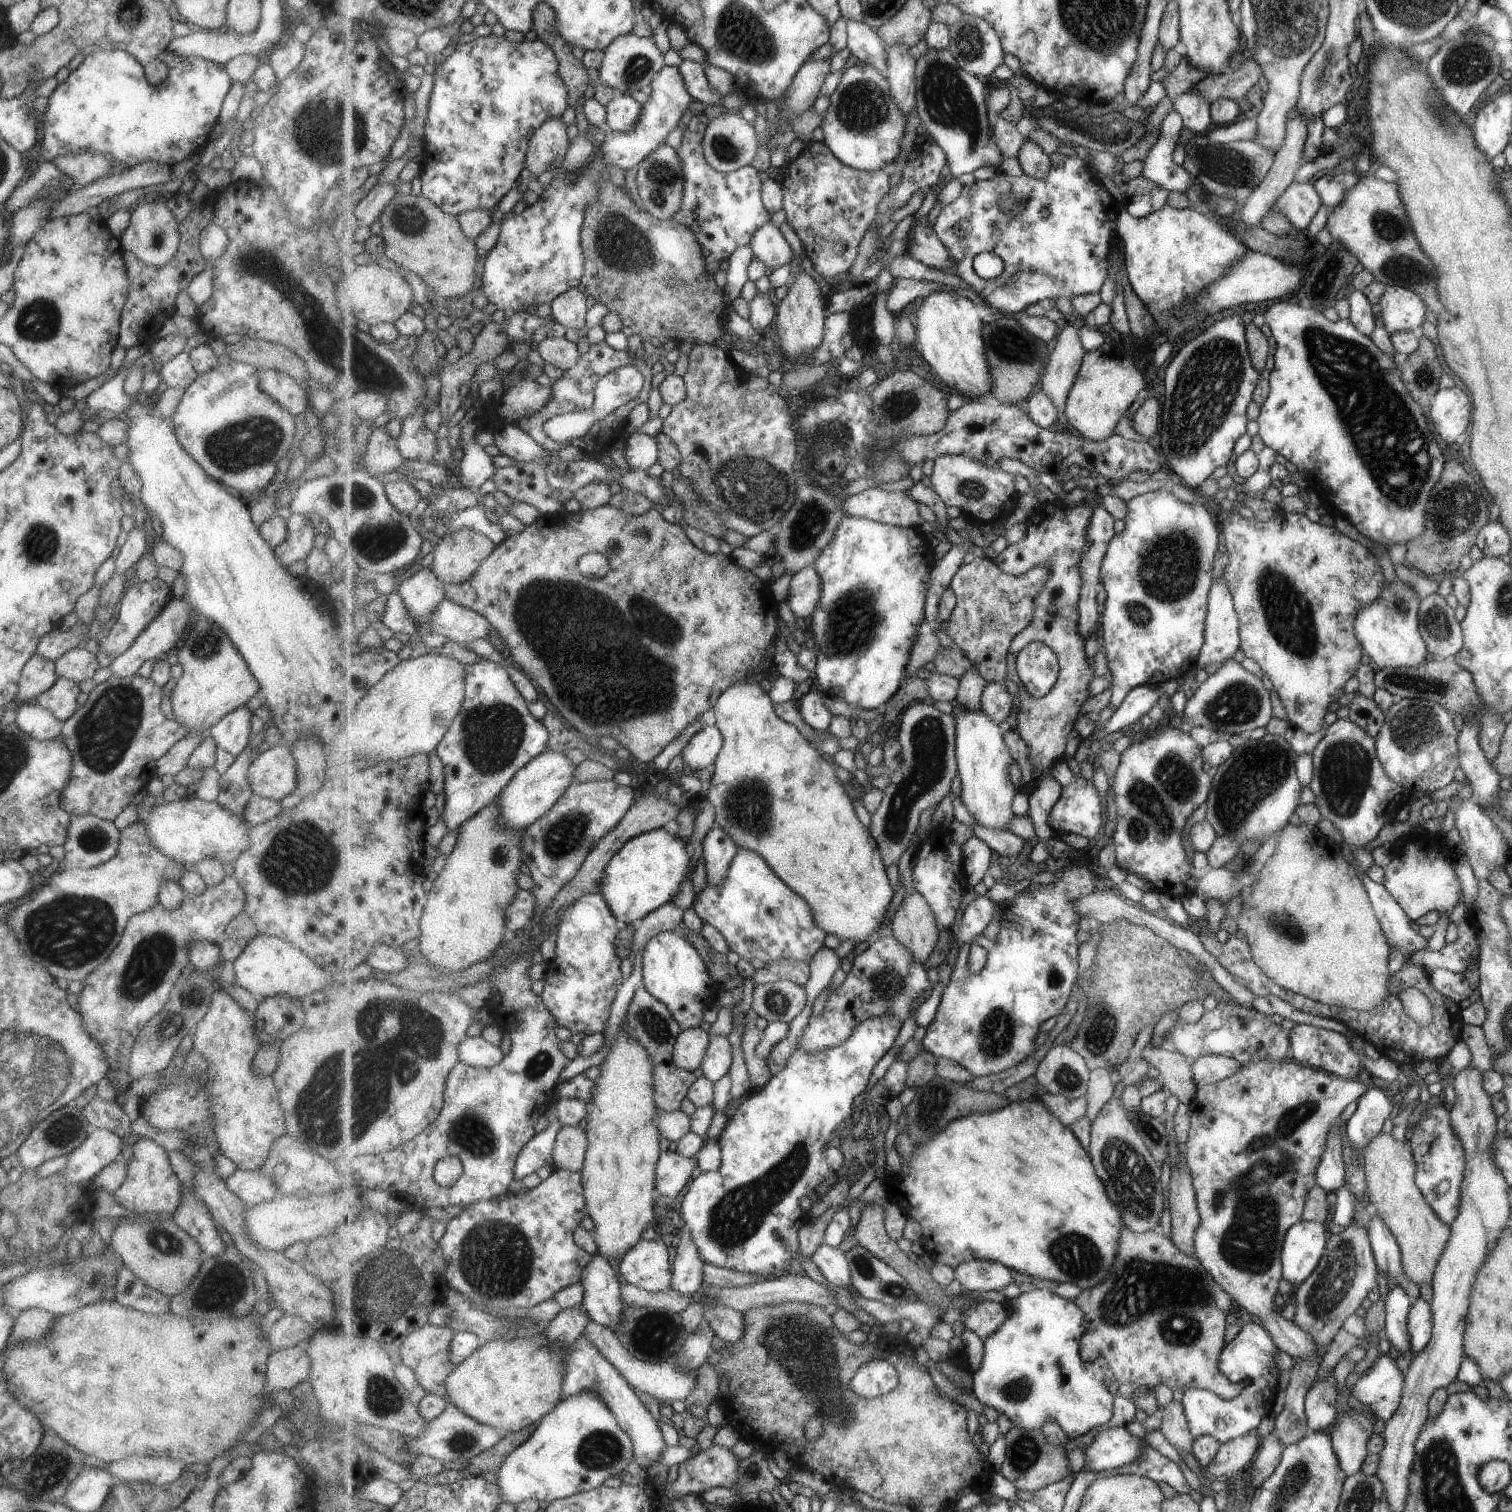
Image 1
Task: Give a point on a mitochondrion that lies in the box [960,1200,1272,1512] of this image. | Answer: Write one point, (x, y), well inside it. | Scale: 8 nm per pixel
(1175, 1295)

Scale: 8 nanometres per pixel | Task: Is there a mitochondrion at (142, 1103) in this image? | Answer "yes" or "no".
no

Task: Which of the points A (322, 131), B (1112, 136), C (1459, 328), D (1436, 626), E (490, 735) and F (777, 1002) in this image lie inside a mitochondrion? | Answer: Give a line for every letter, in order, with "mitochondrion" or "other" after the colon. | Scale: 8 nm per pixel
A: mitochondrion
B: mitochondrion
C: other
D: mitochondrion
E: mitochondrion
F: mitochondrion

